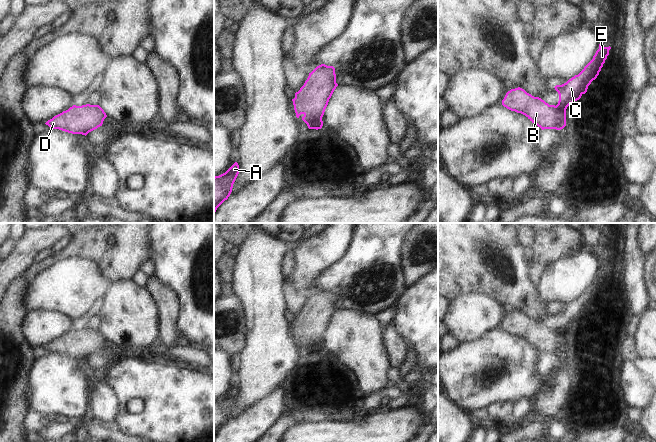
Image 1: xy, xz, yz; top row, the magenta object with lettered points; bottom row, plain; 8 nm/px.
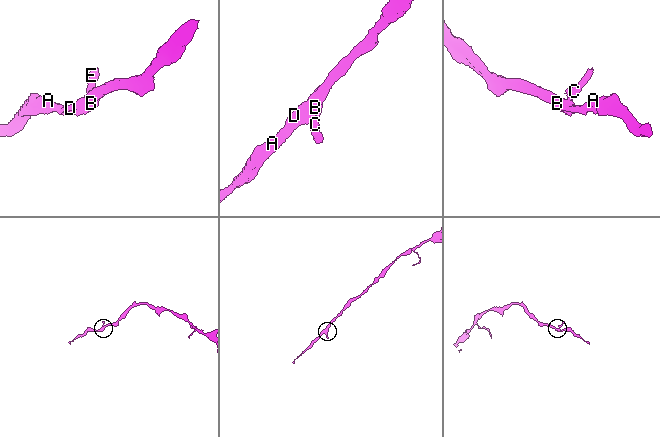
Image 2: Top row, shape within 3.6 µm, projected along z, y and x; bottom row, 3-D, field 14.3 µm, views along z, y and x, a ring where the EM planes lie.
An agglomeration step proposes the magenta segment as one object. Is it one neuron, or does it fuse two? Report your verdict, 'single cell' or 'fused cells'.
fused cells

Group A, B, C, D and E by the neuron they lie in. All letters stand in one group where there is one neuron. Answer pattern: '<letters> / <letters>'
A B D / C E

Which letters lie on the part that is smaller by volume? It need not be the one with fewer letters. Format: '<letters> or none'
C, E

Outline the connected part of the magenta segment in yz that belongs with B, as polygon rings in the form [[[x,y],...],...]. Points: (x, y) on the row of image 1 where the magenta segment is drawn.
[[[520,87],[508,91],[502,100],[502,105],[511,111],[525,115],[542,130],[561,130],[566,126],[566,109],[549,105]]]

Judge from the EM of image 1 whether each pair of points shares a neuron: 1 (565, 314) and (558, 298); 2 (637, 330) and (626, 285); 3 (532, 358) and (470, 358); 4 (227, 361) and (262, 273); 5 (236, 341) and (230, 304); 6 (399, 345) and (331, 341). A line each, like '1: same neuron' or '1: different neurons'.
1: different neurons
2: different neurons
3: same neuron
4: different neurons
5: same neuron
6: different neurons

